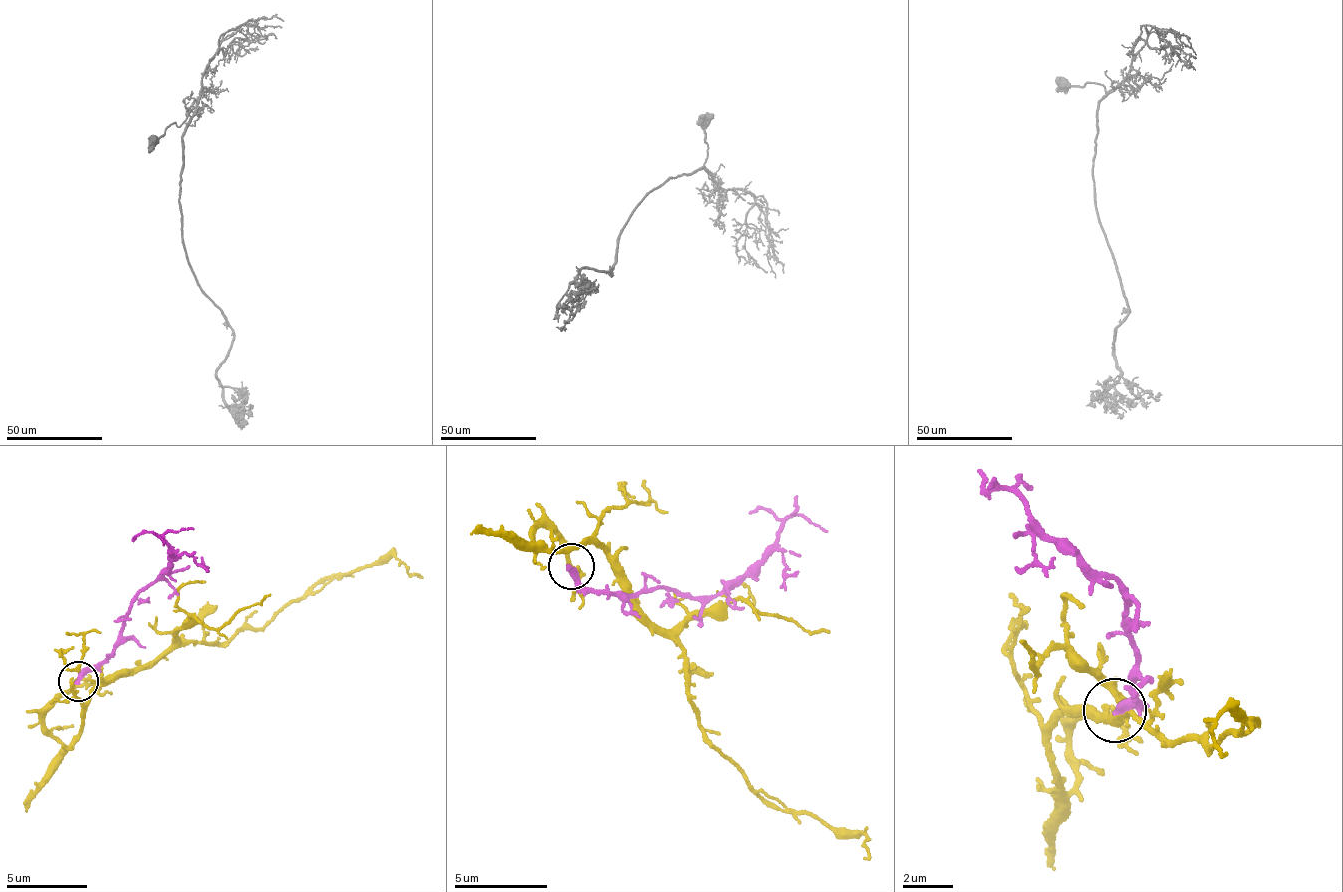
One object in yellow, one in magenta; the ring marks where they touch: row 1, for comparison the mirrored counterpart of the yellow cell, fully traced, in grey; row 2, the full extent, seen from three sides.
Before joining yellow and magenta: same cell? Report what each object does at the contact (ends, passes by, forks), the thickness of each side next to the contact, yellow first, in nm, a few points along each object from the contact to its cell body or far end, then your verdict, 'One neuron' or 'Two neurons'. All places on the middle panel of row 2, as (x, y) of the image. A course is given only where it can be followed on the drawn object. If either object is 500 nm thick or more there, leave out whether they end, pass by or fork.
At the ring yellow passes by. At the ring magenta ends. Thickness 190 nm (yellow) against 340 nm. Course of yellow: (570, 568), (535, 529), (538, 552), (610, 556), (708, 743), (866, 835), (868, 860). Course of magenta: (573, 567), (575, 579), (607, 594), (665, 584), (697, 595), (717, 594), (764, 559), (790, 516), (829, 532). One neuron

